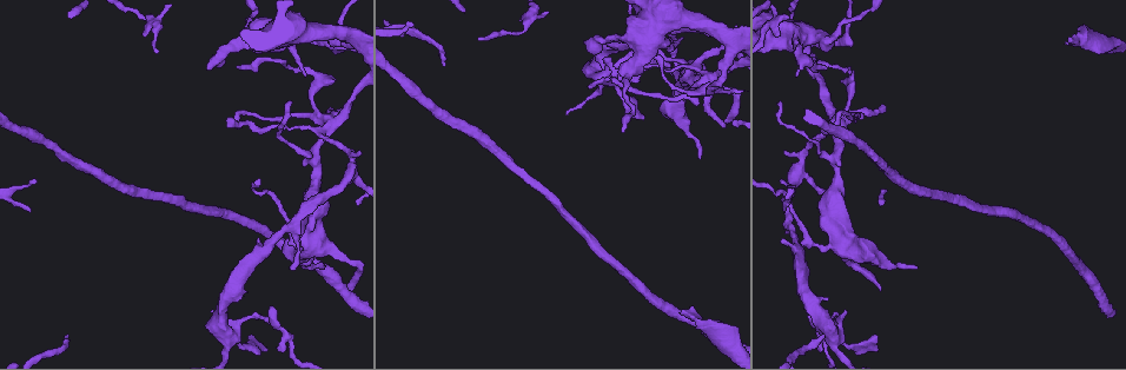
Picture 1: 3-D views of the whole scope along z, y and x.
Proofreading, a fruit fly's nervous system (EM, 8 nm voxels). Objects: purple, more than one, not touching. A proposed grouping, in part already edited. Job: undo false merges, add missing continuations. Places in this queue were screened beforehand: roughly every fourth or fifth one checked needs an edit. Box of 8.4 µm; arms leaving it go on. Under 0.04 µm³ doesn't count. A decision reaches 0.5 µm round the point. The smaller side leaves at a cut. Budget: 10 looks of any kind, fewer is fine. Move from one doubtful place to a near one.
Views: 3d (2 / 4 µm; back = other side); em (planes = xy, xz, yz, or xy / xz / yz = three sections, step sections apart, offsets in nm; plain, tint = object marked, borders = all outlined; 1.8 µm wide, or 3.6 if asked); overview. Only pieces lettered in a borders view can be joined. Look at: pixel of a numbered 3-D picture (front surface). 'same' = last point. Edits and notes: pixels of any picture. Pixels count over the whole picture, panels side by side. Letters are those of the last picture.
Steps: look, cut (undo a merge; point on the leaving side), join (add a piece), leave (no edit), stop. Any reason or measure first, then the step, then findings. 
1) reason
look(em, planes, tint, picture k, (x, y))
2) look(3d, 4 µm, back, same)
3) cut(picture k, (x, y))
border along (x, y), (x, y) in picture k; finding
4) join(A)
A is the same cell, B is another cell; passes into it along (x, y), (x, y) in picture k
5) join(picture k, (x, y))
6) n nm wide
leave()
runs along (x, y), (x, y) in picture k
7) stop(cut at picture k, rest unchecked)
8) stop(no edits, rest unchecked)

a narrow waist
look(em, xz, step 16, tint, picture 1, (706, 78))

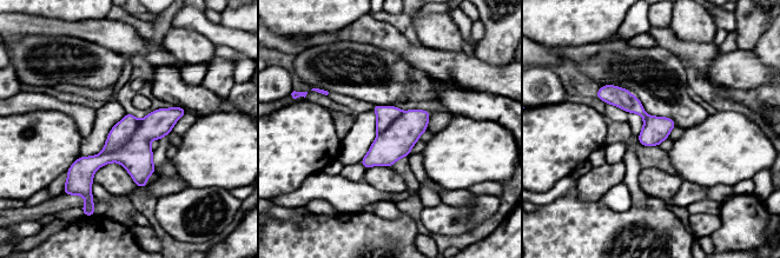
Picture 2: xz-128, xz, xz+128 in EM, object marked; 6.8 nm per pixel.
another direction
look(em, yz, step 16, borders, same)

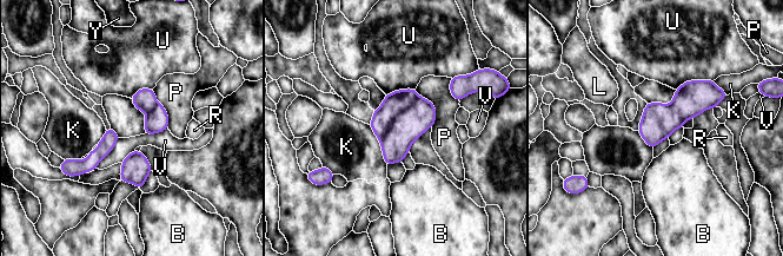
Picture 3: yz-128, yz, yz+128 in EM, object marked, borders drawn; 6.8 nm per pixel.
cut(picture 3, (395, 103))
B, K, L, P, R, U, V and Y are other cells; the part that leaves runs along (110, 131), (104, 149), (80, 170) in picture 3; a second neuron is stuck on

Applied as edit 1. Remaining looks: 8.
look(overview)

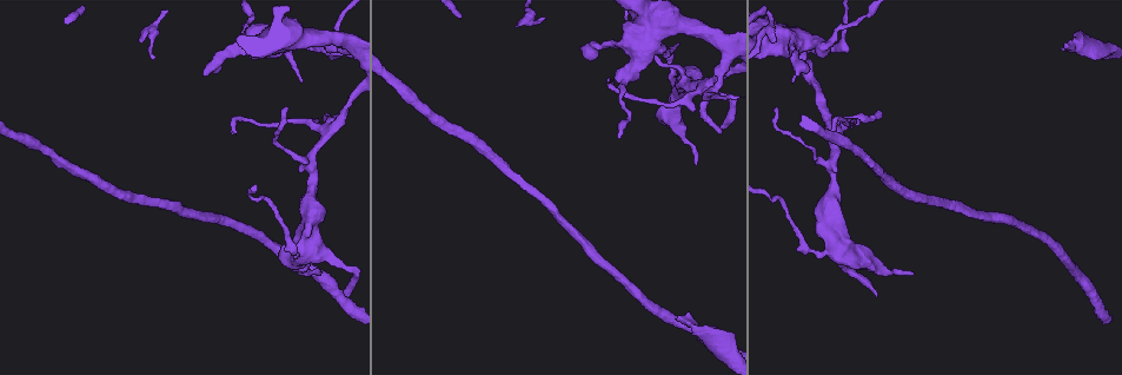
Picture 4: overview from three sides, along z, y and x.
free end
look(3d, 2 µm, back, picture 4, (724, 129))

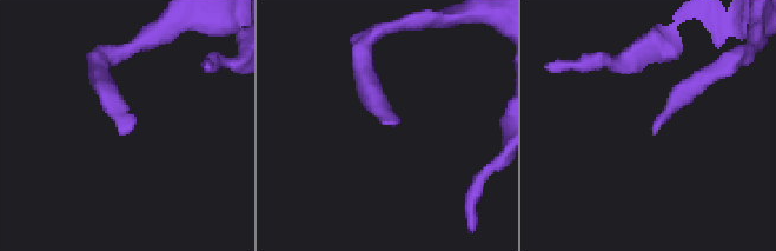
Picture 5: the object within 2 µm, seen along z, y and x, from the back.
shape alone is not enough
look(em, yz, step 4, tint, picture 5, (126, 129))

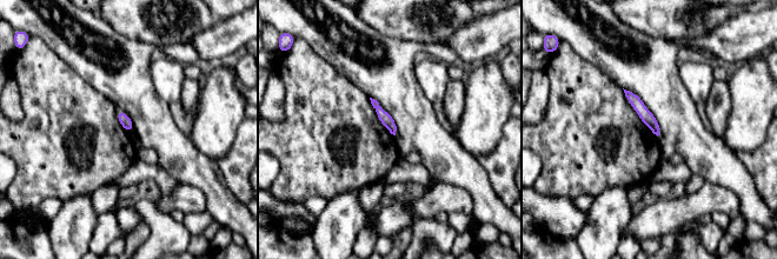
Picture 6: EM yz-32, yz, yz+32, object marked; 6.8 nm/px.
look(em, planes, borders, same)

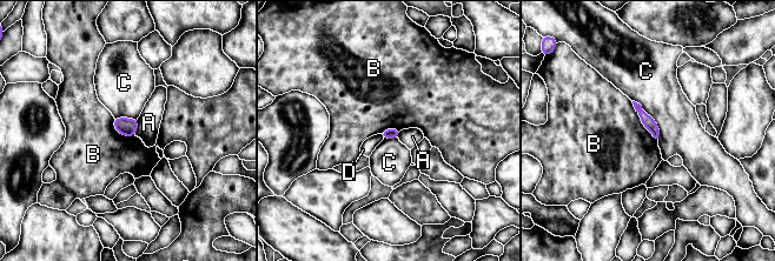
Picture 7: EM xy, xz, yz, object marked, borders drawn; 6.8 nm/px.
C touches over 320 nm
leave()
A, B, C and D are other cells; border along (631, 101), (642, 125), (657, 139) in picture 7; none of them fits

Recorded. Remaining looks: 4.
branch stops here
look(em, yz, step 4, tint, picture 4, (1067, 42))

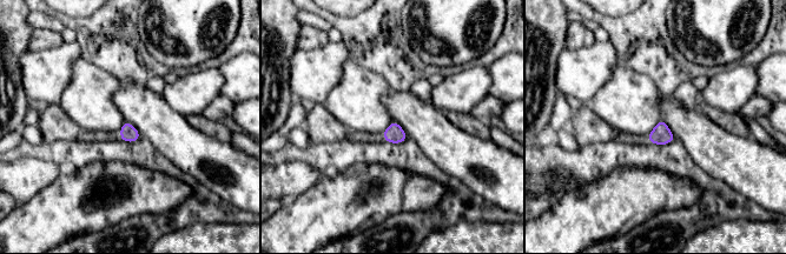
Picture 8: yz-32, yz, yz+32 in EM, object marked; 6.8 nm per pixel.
look(em, yz, step 4, borders, same)

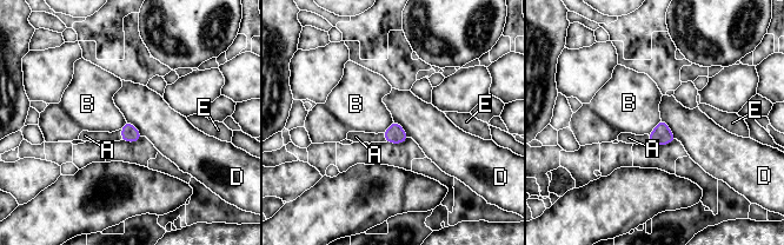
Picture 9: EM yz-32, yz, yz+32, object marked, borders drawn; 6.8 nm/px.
join(A)
A is the same cell, B, D and E are other cells; passes into it along (130, 133), (121, 134), (85, 136) in picture 9; the neuron continues

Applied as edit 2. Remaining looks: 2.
look(overview)

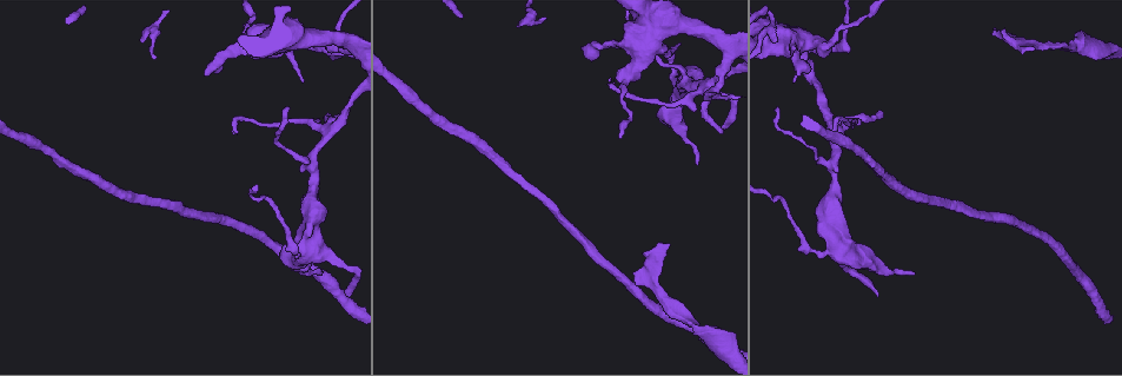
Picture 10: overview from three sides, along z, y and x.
tapers out
look(em, planes, borders, picture 10, (992, 32))

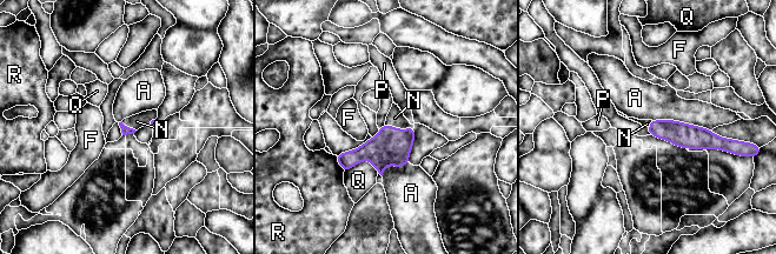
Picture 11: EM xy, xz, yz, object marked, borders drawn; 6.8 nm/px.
join(N)
N is the same cell, A, F, P, Q and R are other cells; passes into it along (391, 146), (399, 129), (395, 118) in picture 11; it goes on there

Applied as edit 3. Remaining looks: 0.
stop(cut at picture 3, join at picture 9, join at picture 11, rest unchecked)

